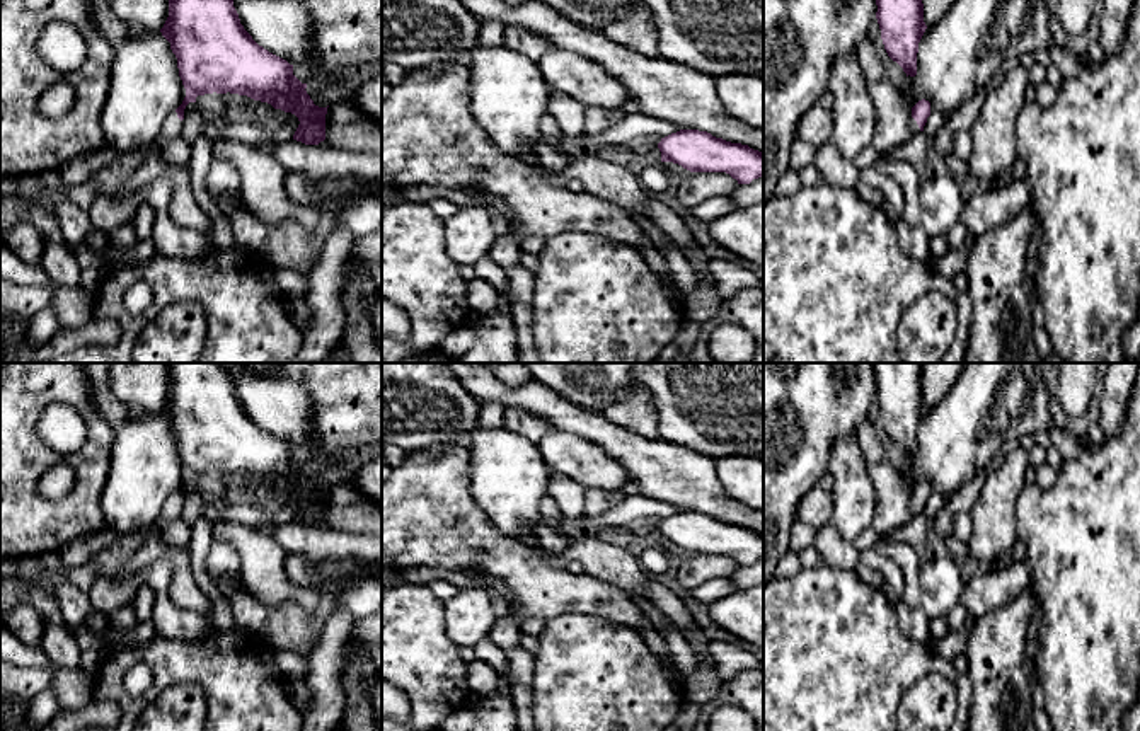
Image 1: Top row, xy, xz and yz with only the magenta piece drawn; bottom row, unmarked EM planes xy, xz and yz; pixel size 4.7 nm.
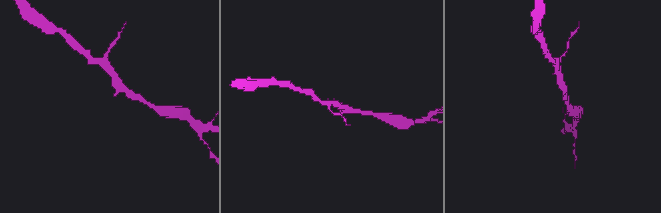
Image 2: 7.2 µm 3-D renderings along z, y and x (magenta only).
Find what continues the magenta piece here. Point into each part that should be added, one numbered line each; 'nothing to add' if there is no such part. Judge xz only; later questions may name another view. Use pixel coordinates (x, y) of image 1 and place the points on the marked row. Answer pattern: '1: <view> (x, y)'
nothing to add

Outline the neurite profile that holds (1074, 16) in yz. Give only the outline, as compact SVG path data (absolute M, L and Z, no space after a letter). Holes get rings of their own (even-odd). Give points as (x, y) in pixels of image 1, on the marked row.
M1058 0L1058 19L1067 36L1085 34L1094 12L1101 10L1099 44L1114 55L1126 32L1135 0Z

